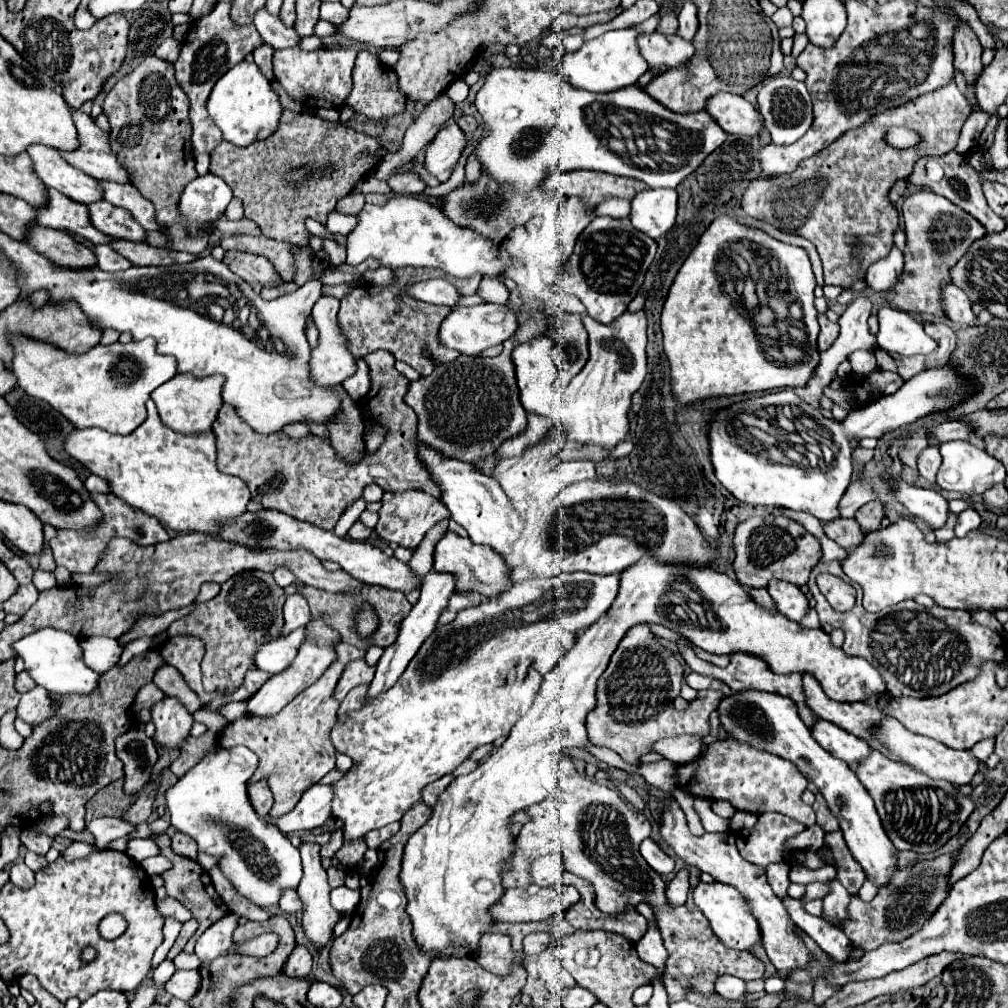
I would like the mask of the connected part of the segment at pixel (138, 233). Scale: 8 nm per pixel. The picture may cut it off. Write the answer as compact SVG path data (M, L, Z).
M102 199L88 205L88 211L92 225L96 225L96 229L100 229L102 233L118 239L146 241L146 231L132 219L132 215L126 209L110 205Z

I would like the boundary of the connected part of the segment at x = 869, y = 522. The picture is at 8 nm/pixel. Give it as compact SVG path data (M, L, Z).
M870 501L856 511L856 521L858 521L860 529L864 529L864 533L878 529L882 517L884 517L884 511L882 511L880 501Z

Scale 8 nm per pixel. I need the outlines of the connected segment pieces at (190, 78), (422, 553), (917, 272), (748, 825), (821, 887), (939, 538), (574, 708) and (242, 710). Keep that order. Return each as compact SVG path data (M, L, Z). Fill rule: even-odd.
M218 3L206 17L192 23L192 27L182 43L180 57L174 63L176 81L190 99L190 125L192 125L194 153L210 153L222 139L220 129L210 121L210 117L206 113L206 99L208 99L216 79L220 79L228 69L232 69L236 63L240 63L246 55L264 43L254 24L232 25L228 13L230 13L230 3Z
M448 519L438 522L427 532L422 542L413 552L408 565L417 576L424 577L426 573L432 570L434 563L433 554L436 543L438 543L448 530L448 523Z
M916 191L906 197L902 205L902 219L906 229L906 251L904 251L904 271L894 291L886 293L890 305L902 311L930 313L942 317L940 305L940 285L950 281L948 269L952 261L958 261L974 239L984 237L984 225L976 221L970 213L956 209L946 197L940 197L932 191Z
M738 811L736 815L732 815L730 819L728 819L728 823L730 823L730 827L732 829L752 829L752 825L756 825L756 815L752 815L752 813L744 813L744 811Z
M810 883L808 893L806 893L806 901L820 899L820 897L824 897L824 893L828 893L828 883Z
M950 513L948 523L946 523L942 529L935 531L936 541L938 543L946 543L946 541L950 541L950 539L954 537L954 523L956 523L956 515L954 515L954 513Z
M642 557L620 575L620 591L608 613L544 675L534 705L512 727L506 743L482 761L476 771L456 777L440 795L430 821L408 839L400 881L408 897L414 939L424 951L436 949L438 955L458 957L474 953L480 937L495 922L489 908L502 895L498 861L512 855L514 843L508 819L516 811L546 797L538 775L532 775L544 753L560 753L572 747L590 749L594 757L612 767L624 767L640 775L648 773L648 783L668 793L676 789L678 763L662 759L646 763L646 767L634 767L624 763L610 749L594 747L586 737L584 723L588 711L596 705L596 681L604 673L624 633L636 623L660 623L710 653L754 653L762 657L774 673L814 673L826 695L836 701L862 701L870 695L886 693L880 673L866 659L846 657L842 649L830 645L830 635L822 629L802 629L796 621L758 607L748 591L726 573L712 567L686 569L684 565L664 565L652 557ZM678 609L684 609L684 613L676 613Z
M240 701L240 703L228 703L228 705L224 705L224 707L220 709L220 713L222 713L228 721L236 721L236 719L248 715L248 713L246 713L246 701Z

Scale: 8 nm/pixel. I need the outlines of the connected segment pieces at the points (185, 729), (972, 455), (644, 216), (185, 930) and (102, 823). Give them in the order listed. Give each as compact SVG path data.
M166 697L160 703L156 703L150 713L152 713L152 721L156 723L156 733L152 737L154 743L160 749L180 751L180 745L190 735L190 727L194 723L192 715L174 697Z
M946 441L940 445L940 455L942 455L942 467L938 471L938 487L946 491L958 491L966 495L982 495L986 489L990 489L996 483L1002 483L1006 477L1004 465L988 455L984 449L974 447L968 441Z
M644 189L632 199L632 225L652 239L668 233L676 219L676 191L674 189Z
M190 919L190 921L186 921L184 925L182 925L182 931L180 931L180 935L178 935L178 939L176 939L176 943L172 945L172 949L170 949L167 958L174 959L182 949L184 949L184 945L186 945L186 941L194 935L194 931L198 929L198 925L196 925L196 919Z
M102 817L102 819L90 821L86 825L86 831L94 835L98 849L106 849L112 841L130 835L134 831L134 825L130 825L122 819L116 819L116 817Z

